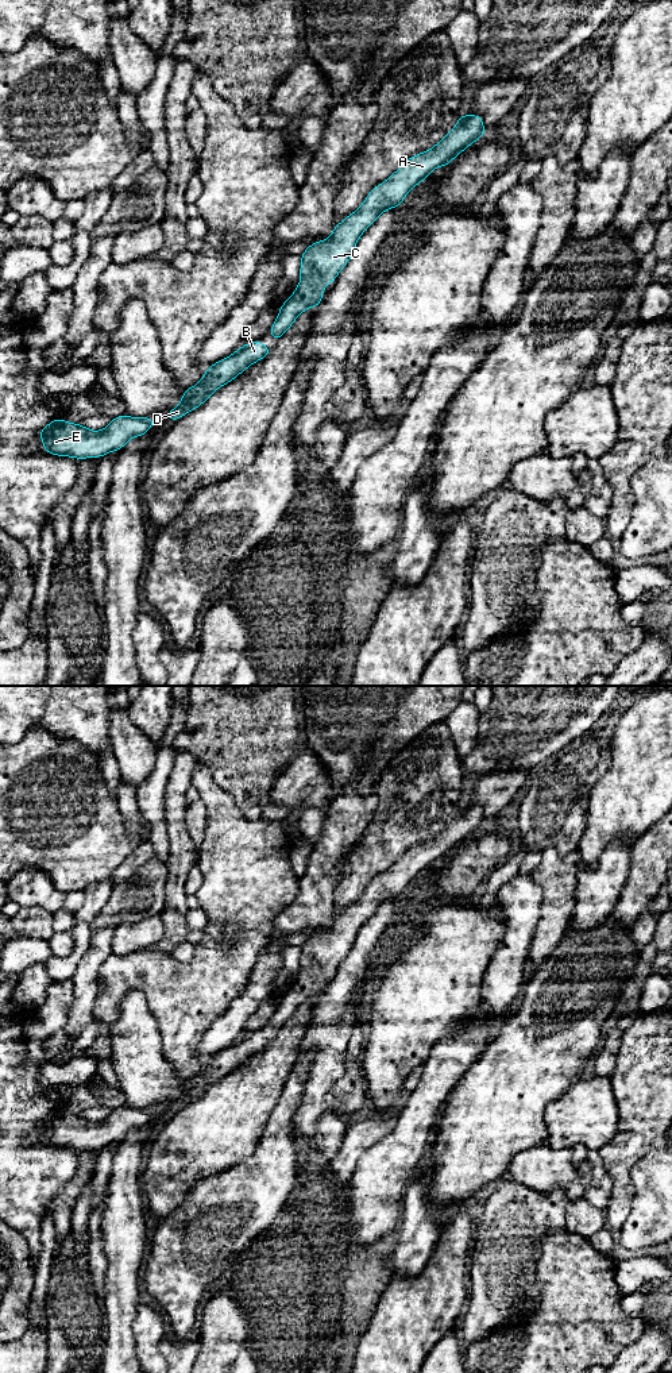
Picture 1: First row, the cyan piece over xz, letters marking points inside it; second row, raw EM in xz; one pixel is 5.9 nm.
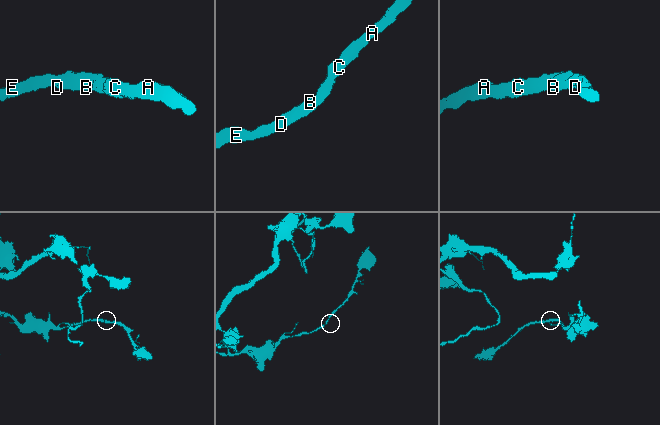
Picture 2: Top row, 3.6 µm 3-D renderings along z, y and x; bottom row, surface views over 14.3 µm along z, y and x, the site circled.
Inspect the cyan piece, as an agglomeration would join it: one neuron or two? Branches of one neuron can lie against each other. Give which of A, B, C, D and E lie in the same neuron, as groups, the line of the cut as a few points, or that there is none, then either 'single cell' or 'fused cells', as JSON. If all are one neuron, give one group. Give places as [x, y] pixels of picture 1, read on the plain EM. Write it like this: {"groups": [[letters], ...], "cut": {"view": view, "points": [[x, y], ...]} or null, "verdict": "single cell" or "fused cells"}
{"groups": [["A", "B", "C", "D", "E"]], "cut": null, "verdict": "single cell"}

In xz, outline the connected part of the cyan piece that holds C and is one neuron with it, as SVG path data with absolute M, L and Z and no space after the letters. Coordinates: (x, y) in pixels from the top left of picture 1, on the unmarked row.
M461 805L456 817L436 837L408 849L387 871L372 879L355 903L335 915L331 927L313 933L301 946L301 972L281 996L269 1025L279 1031L302 1003L318 998L324 979L337 969L352 949L359 929L381 905L402 896L406 886L425 872L430 863L449 857L453 849L484 825L480 806Z

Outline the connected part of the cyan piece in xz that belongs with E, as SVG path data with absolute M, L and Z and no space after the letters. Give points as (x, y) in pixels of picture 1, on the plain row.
M121 1106L111 1110L104 1121L92 1122L81 1115L67 1114L58 1108L43 1118L39 1129L46 1143L81 1152L120 1142L130 1130L146 1126L154 1114L152 1108Z

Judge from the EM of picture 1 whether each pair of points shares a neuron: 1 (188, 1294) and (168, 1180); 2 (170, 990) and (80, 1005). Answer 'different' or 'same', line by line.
1: different
2: different

